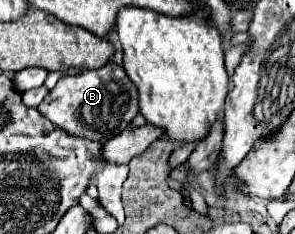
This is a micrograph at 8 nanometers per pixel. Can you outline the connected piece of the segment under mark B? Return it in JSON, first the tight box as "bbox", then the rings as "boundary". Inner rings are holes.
{"bbox":[37,63,139,145],"boundary":[[[107,63],[97,71],[83,71],[79,75],[61,77],[55,89],[51,89],[51,93],[47,93],[47,97],[39,103],[37,111],[59,129],[103,145],[109,141],[109,137],[121,133],[139,113],[137,87],[129,81],[127,73],[119,65]]]}

